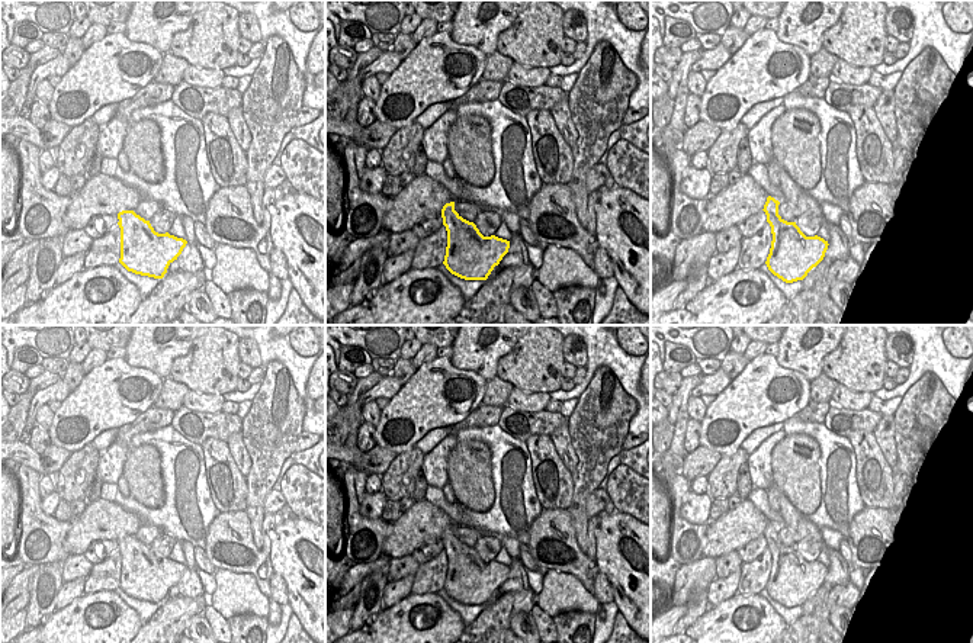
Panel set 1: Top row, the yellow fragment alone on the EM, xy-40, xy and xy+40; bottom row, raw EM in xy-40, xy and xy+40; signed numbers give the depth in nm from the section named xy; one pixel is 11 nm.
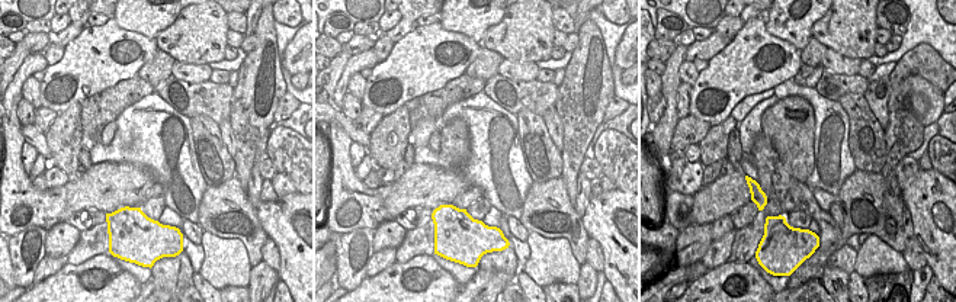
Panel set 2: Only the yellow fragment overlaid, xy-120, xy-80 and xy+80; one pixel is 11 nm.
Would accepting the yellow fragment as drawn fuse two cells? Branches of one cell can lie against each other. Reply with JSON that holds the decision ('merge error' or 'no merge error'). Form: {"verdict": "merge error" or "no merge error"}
{"verdict": "no merge error"}

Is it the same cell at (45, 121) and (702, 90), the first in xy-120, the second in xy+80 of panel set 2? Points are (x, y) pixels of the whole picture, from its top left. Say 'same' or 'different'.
different

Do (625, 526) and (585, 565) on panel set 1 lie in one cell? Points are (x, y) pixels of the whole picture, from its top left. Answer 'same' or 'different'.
different

